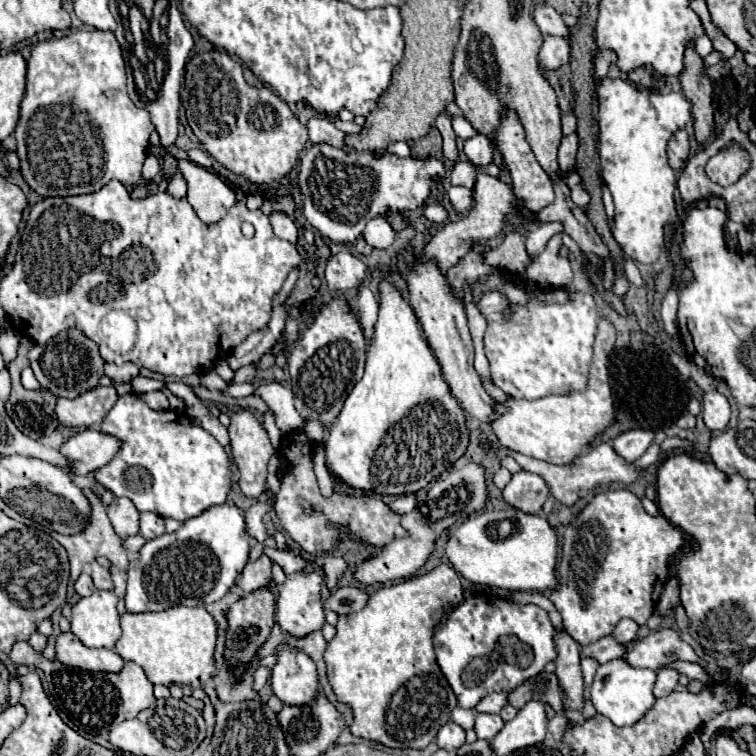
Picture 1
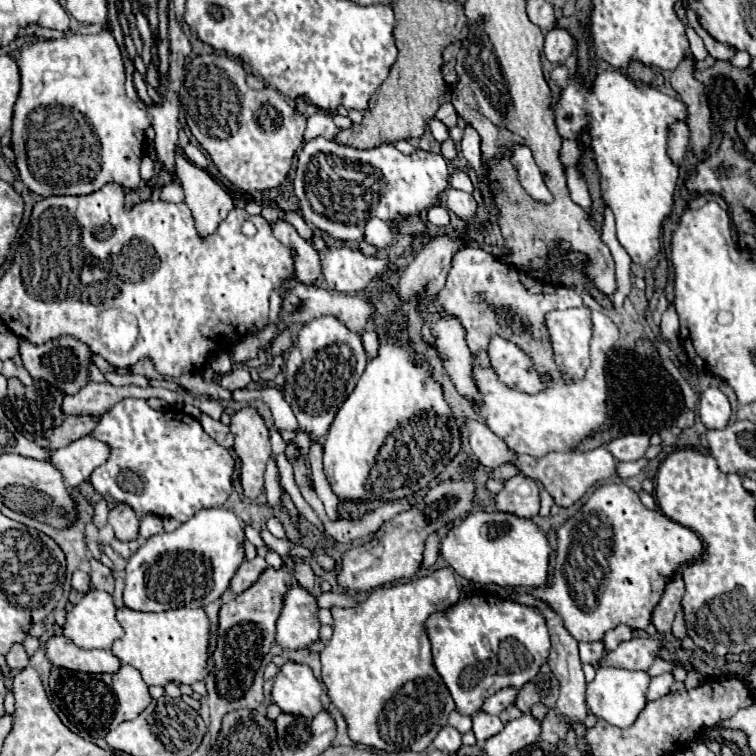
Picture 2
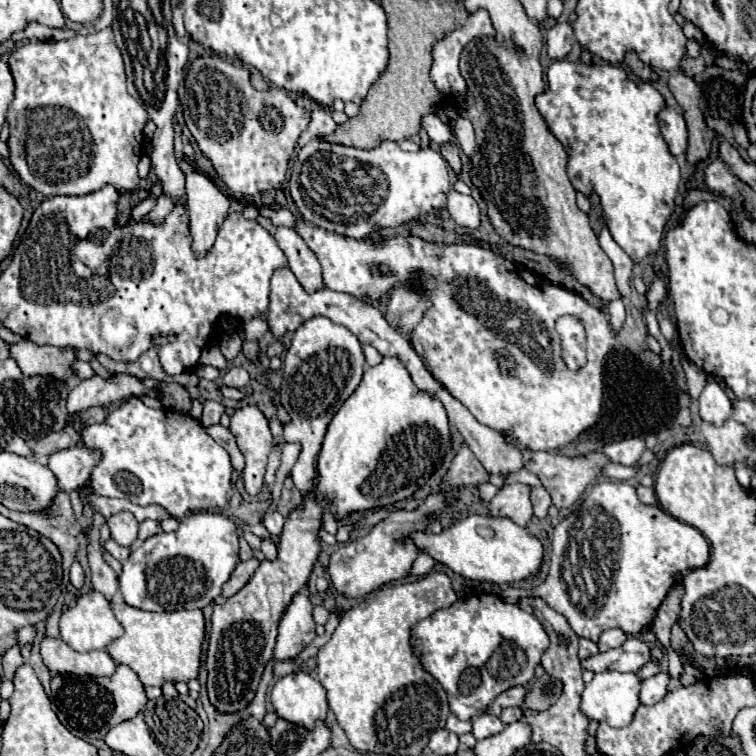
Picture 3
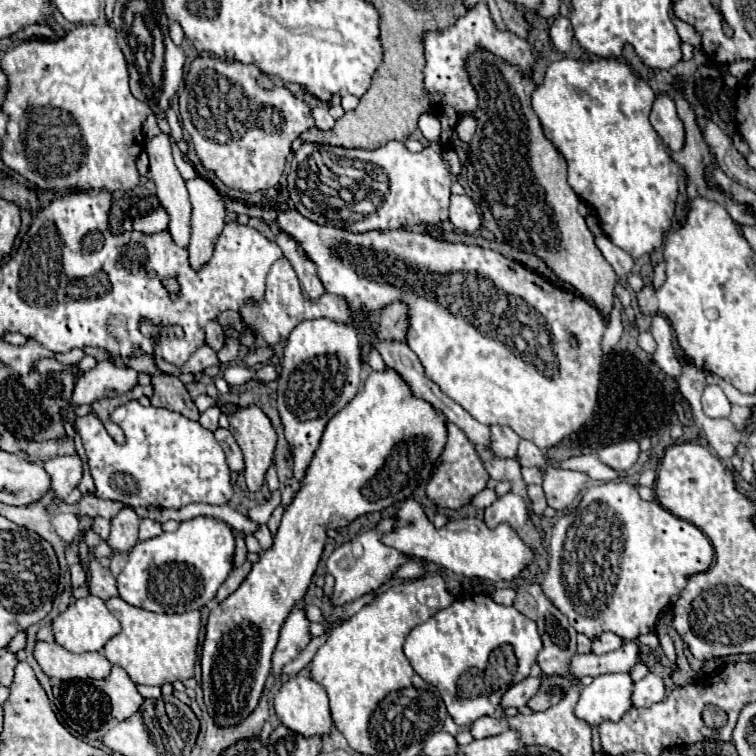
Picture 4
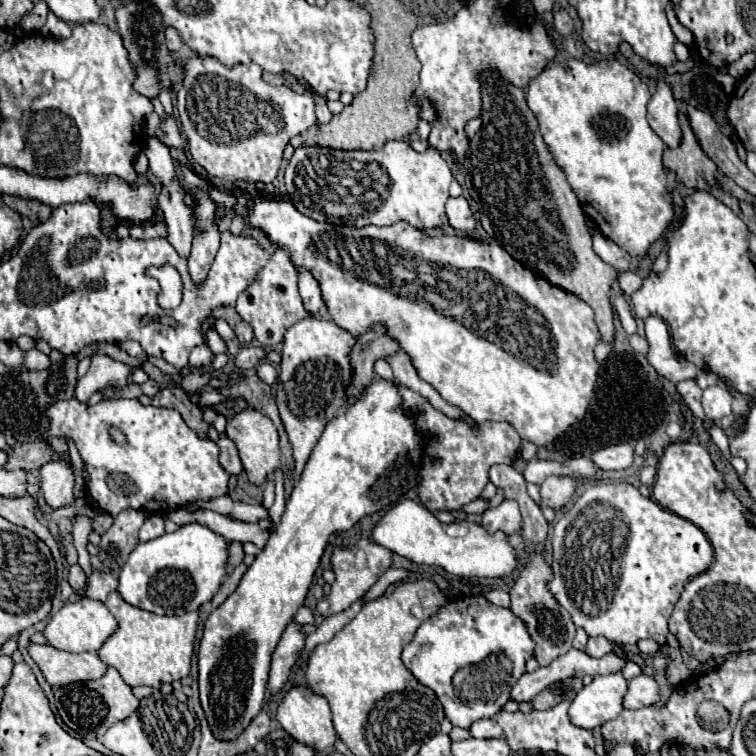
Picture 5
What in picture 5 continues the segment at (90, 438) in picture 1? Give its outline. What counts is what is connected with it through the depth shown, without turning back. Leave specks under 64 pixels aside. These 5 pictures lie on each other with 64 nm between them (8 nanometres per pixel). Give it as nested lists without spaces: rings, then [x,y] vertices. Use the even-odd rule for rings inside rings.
[[[64,460],[48,462],[40,468],[40,488],[46,502],[52,508],[60,508],[74,500],[74,494],[72,494],[74,482],[76,482],[76,476],[74,476],[72,464]]]

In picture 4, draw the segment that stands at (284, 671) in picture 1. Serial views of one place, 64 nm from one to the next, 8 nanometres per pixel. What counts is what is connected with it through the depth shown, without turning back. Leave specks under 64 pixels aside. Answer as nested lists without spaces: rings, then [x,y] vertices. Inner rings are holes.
[[[298,674],[298,676],[292,676],[288,682],[284,682],[274,696],[274,710],[282,724],[286,724],[290,730],[294,730],[302,736],[314,736],[314,734],[326,736],[330,732],[332,718],[330,718],[326,692],[316,680],[312,680],[308,676]]]

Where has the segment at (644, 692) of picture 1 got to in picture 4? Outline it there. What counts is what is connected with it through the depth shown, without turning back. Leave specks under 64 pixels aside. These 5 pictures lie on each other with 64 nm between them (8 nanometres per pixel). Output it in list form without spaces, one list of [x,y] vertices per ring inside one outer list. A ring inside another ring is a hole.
[[[602,674],[586,686],[576,704],[576,716],[590,726],[604,720],[618,722],[632,708],[632,678],[630,674]]]

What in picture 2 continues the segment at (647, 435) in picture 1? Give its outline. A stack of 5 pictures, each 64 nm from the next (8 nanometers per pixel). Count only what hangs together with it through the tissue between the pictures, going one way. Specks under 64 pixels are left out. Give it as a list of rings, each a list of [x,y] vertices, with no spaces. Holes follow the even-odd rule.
[[[632,434],[632,436],[620,436],[620,438],[612,440],[608,444],[608,450],[612,452],[612,456],[616,460],[632,462],[632,460],[642,458],[646,454],[648,446],[650,446],[650,436],[644,436],[644,434],[636,436],[636,434]]]

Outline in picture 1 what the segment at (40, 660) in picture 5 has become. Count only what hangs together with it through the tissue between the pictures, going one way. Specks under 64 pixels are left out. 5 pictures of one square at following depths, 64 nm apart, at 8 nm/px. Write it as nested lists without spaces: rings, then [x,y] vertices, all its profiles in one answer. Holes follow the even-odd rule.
[[[64,632],[56,640],[56,658],[62,664],[90,672],[120,672],[124,660],[108,648],[88,648],[76,640],[72,632]]]

